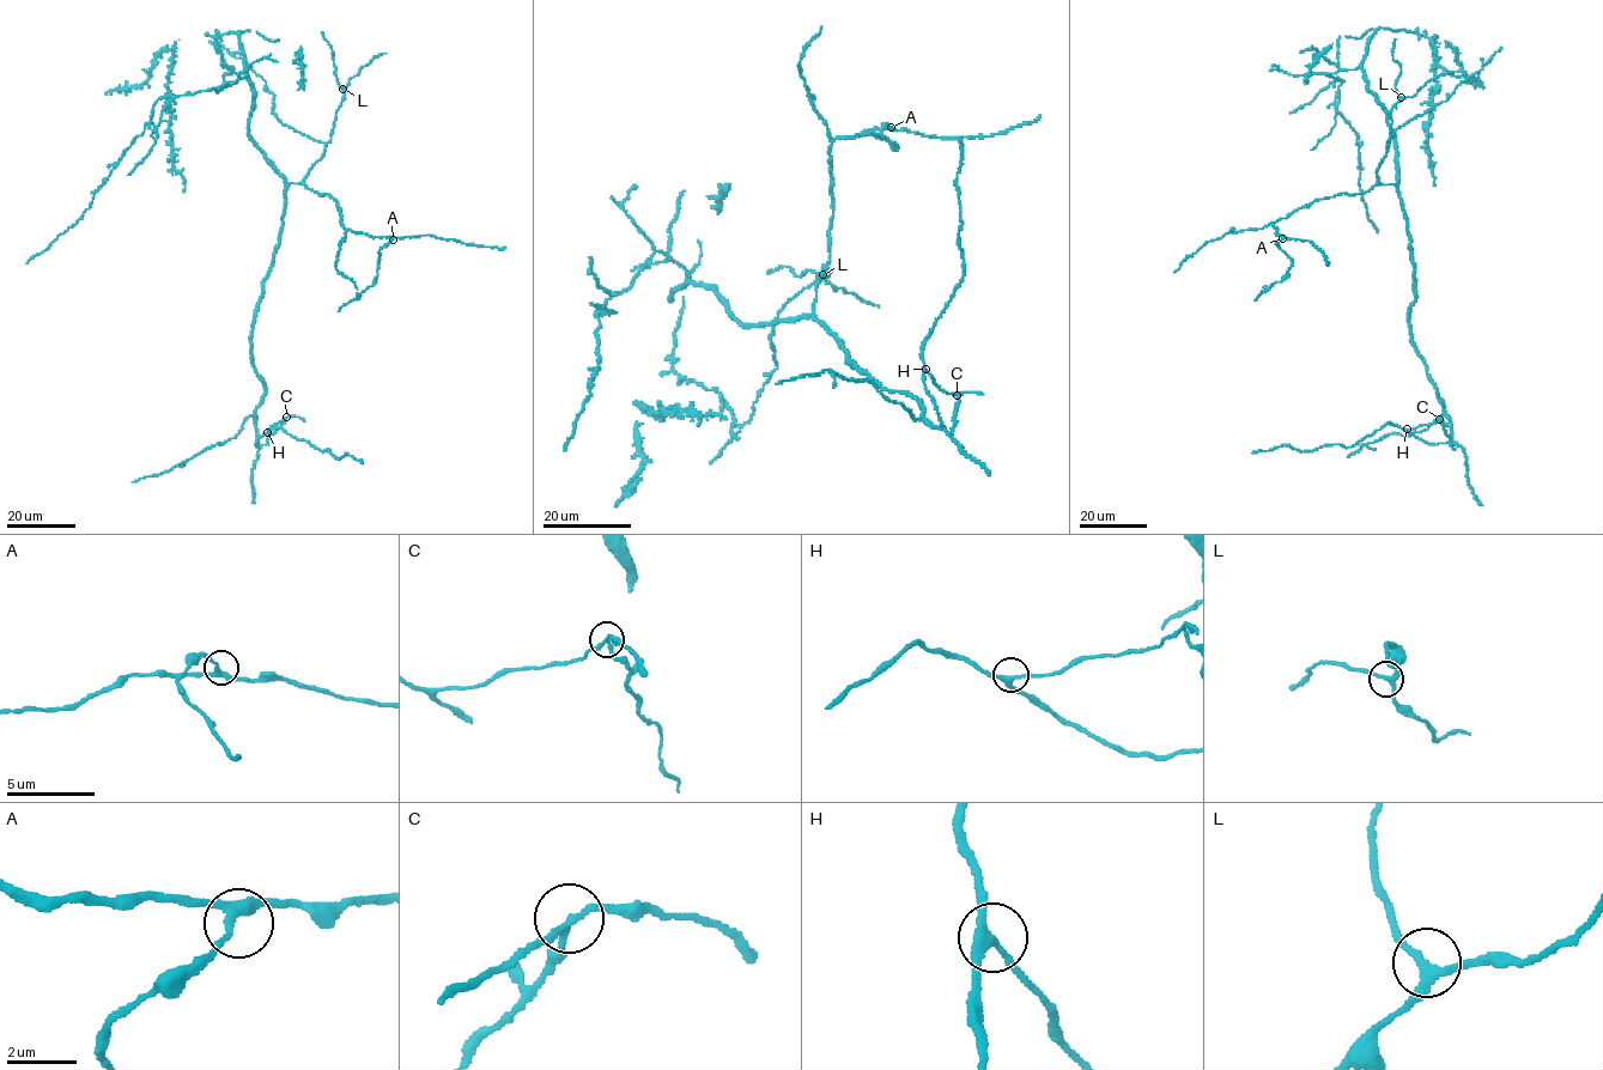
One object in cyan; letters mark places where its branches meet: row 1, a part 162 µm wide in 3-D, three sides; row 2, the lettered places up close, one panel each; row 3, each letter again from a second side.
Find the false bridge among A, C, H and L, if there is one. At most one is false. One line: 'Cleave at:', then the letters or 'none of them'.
Cleave at: C

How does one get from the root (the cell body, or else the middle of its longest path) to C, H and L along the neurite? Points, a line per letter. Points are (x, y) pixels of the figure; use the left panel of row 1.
C: (284, 210), (252, 333), (252, 360), (265, 391), (255, 418), (256, 447), (286, 418)
H: (284, 210), (279, 244), (262, 284), (252, 333), (252, 360), (265, 391), (255, 418), (256, 447), (267, 432)
L: (284, 210), (289, 184), (303, 181), (323, 154), (342, 98), (342, 89)

